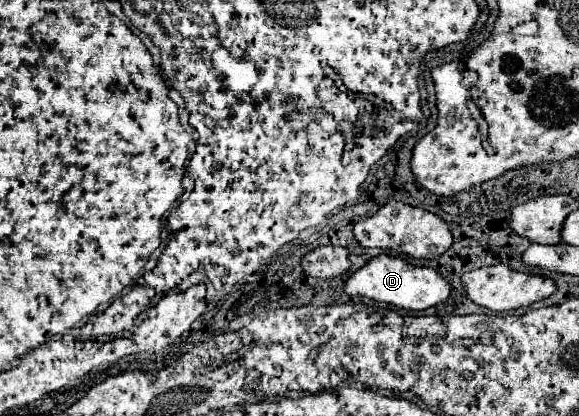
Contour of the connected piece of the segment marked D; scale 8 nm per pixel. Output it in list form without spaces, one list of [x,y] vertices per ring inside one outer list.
[[[381,254],[373,258],[369,264],[365,264],[363,268],[359,268],[357,272],[353,272],[353,276],[349,276],[345,284],[345,292],[349,296],[365,296],[405,310],[427,310],[431,306],[445,302],[451,294],[451,286],[435,268],[413,266],[399,256]]]

